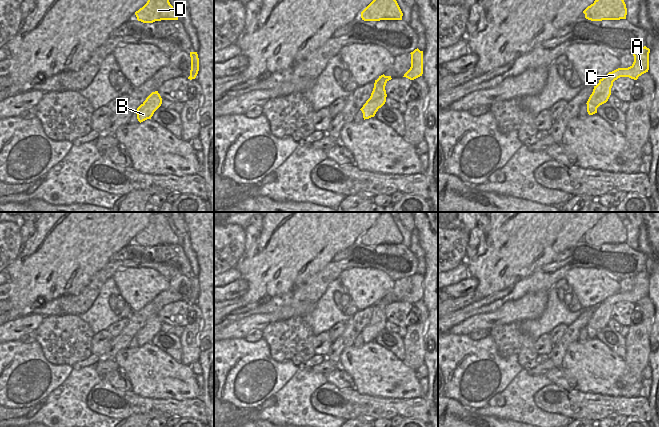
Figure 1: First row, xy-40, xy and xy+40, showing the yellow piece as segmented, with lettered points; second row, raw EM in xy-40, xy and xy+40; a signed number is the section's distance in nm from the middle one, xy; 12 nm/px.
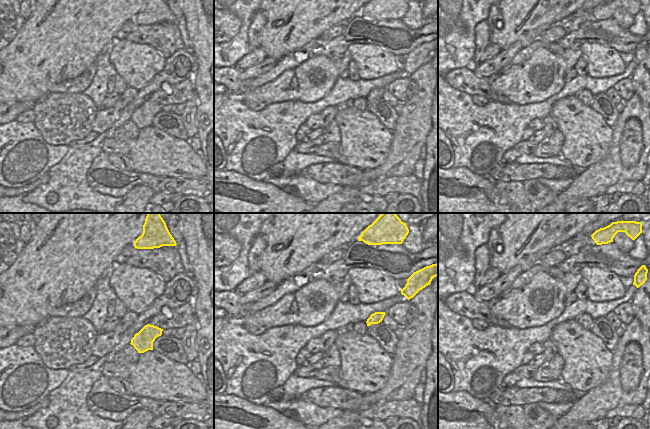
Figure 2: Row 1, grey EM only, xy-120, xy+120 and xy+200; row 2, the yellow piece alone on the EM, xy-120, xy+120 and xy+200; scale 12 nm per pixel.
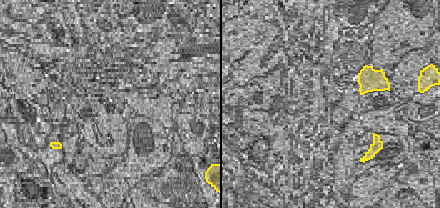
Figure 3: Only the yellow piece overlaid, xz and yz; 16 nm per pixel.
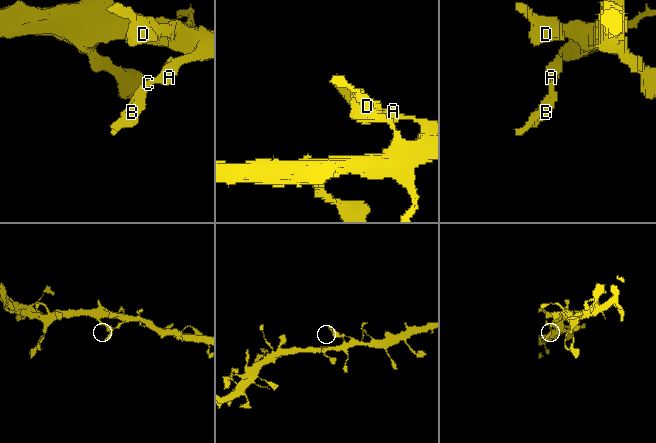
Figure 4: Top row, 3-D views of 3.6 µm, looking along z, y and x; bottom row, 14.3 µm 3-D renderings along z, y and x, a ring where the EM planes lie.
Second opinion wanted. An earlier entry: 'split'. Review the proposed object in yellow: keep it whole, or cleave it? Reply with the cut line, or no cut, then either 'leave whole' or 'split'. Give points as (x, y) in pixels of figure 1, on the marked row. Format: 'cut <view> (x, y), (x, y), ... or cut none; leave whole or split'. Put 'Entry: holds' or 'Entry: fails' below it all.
cut xy+40 (602, 78), (612, 83); split
Entry: holds

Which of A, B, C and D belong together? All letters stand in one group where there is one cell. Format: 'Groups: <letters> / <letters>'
Groups: A C D / B.

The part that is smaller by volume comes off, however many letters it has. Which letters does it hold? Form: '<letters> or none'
B

